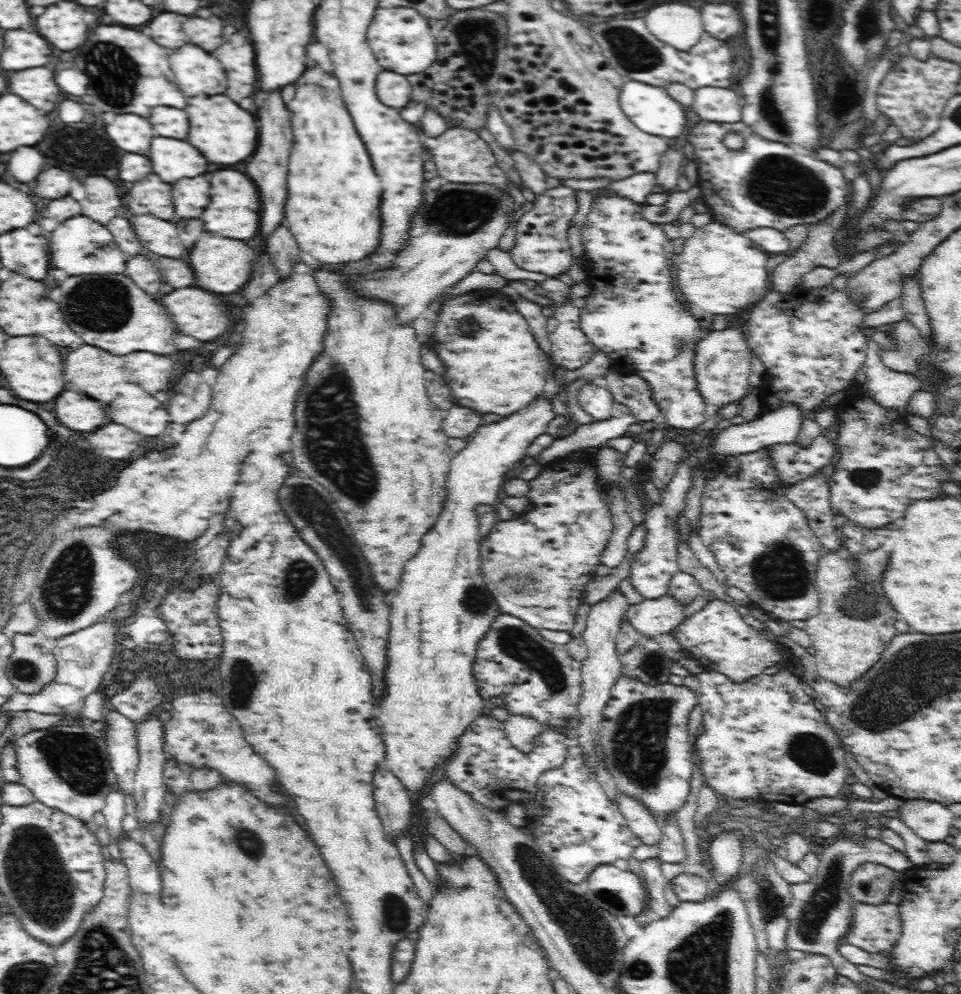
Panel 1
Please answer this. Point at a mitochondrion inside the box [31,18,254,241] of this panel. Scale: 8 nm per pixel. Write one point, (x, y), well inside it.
(120, 74)

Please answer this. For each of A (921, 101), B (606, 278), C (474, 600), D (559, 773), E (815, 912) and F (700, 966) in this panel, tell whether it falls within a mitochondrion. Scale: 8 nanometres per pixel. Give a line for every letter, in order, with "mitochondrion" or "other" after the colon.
A: other
B: other
C: mitochondrion
D: other
E: mitochondrion
F: mitochondrion

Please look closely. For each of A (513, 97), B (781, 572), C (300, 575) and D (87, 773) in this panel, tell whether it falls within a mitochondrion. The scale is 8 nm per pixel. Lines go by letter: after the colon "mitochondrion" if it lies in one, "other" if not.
A: other
B: mitochondrion
C: mitochondrion
D: mitochondrion

